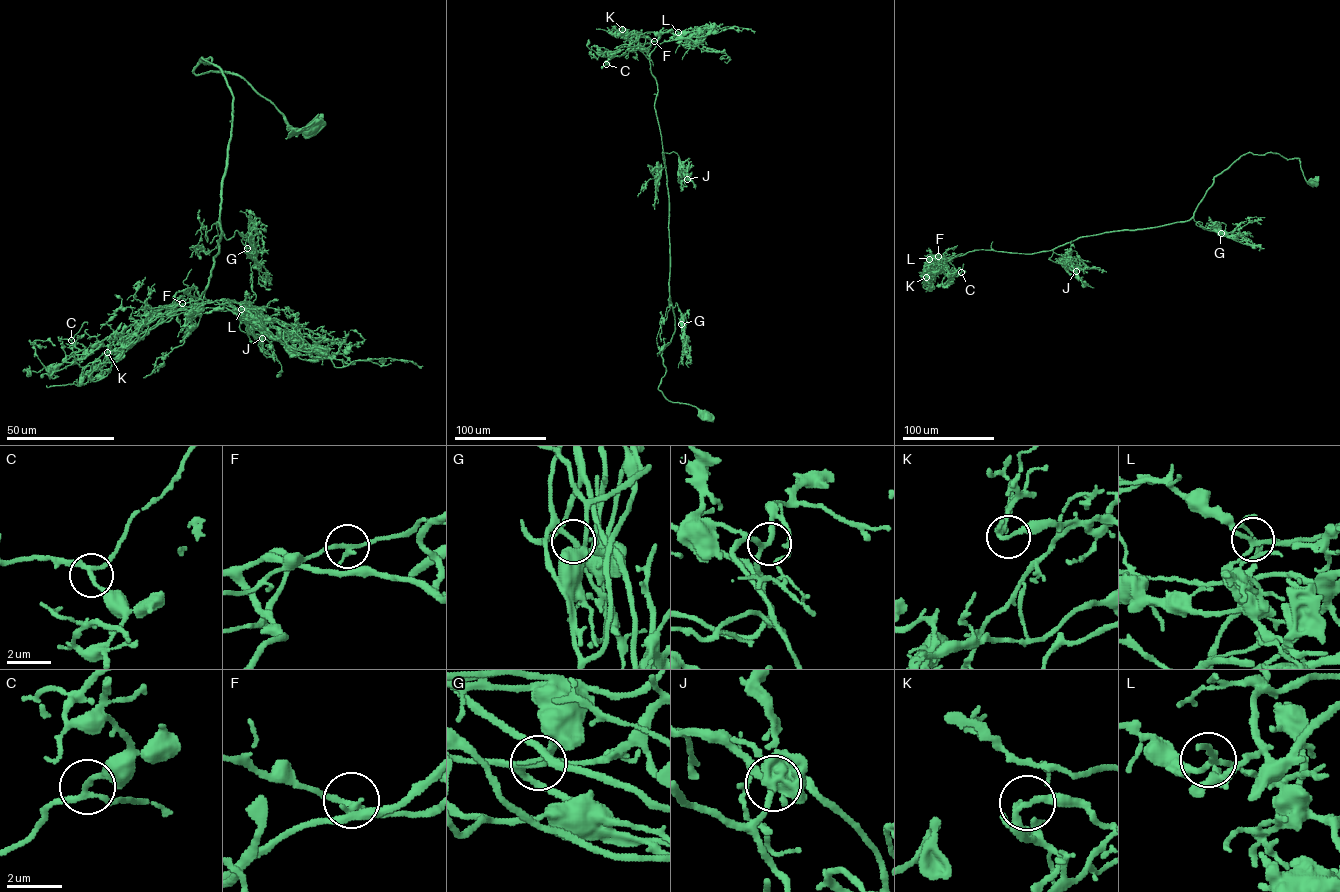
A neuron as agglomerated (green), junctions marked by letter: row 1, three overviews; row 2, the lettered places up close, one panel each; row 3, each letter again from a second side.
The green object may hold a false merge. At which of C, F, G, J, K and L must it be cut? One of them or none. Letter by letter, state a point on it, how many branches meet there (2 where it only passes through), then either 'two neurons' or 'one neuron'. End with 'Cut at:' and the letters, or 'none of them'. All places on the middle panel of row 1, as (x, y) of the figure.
C: (606, 64) | 3 | one neuron
F: (654, 41) | 3 | one neuron
G: (681, 324) | 3 | one neuron
J: (687, 179) | 3 | one neuron
K: (622, 29) | 3 | one neuron
L: (678, 32) | 3 | one neuron
Cut at: none of them

